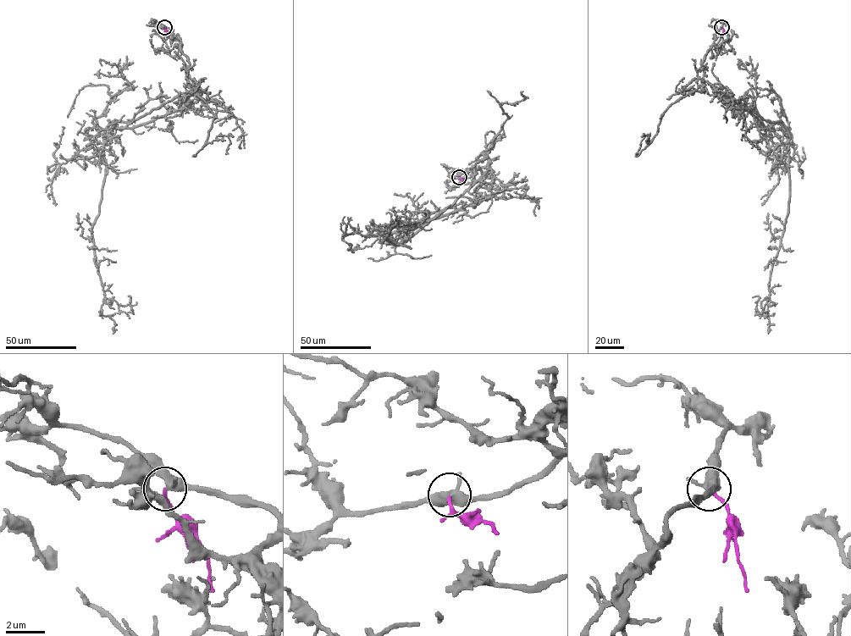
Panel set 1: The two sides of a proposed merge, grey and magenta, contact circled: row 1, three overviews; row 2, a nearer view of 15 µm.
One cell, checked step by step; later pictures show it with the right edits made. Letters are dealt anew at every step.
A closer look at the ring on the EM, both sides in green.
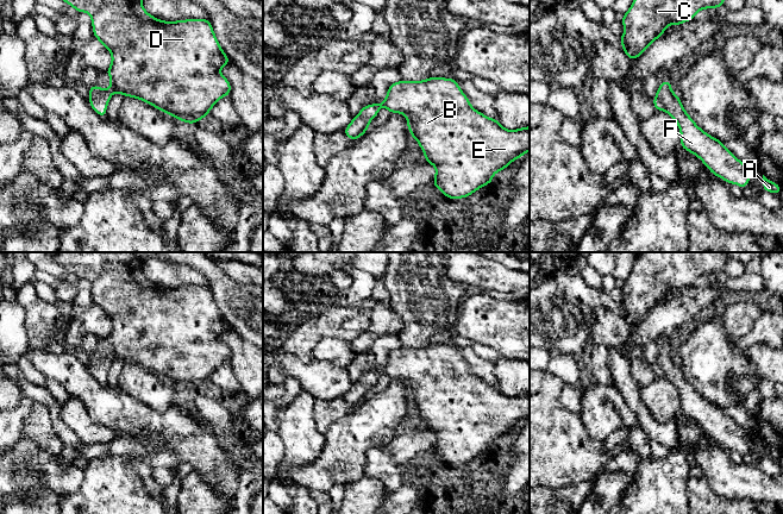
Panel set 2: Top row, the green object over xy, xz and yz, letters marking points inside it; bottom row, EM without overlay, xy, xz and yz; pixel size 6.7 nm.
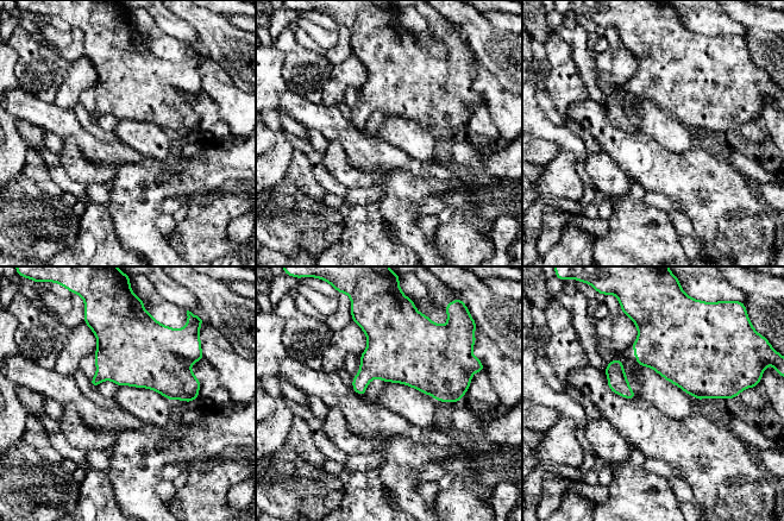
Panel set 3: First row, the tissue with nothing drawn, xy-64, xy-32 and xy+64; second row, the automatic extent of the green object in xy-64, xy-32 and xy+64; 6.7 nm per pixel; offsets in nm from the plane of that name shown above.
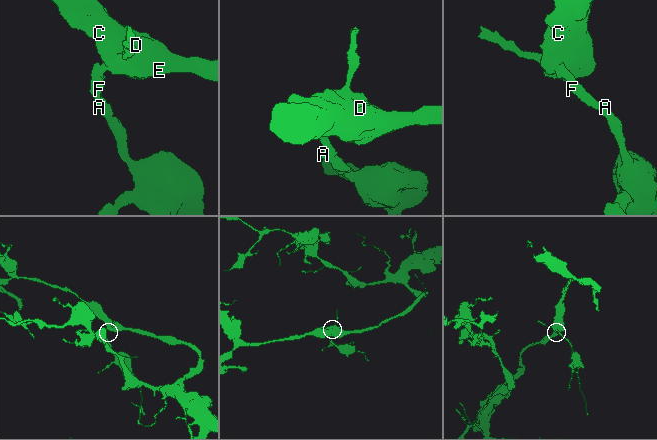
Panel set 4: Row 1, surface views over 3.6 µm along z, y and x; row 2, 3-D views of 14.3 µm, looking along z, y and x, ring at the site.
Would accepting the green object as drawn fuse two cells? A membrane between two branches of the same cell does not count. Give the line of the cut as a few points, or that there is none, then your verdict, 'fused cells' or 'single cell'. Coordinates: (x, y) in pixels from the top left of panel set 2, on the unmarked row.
no cut | single cell

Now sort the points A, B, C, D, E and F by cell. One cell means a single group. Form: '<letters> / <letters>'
A B C D E F

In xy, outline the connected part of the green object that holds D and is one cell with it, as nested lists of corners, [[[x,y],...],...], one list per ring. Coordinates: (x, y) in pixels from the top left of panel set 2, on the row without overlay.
[[[24,252],[25,258],[31,263],[36,264],[40,261],[50,261],[55,262],[58,265],[69,270],[73,275],[75,275],[79,280],[86,278],[92,283],[92,293],[93,300],[96,306],[101,308],[104,313],[108,315],[112,321],[112,330],[109,334],[106,337],[107,341],[111,344],[111,353],[107,356],[102,356],[99,352],[94,351],[89,357],[89,370],[90,374],[101,383],[106,383],[107,371],[113,359],[120,359],[124,363],[131,363],[139,365],[142,368],[148,369],[155,375],[178,386],[180,388],[184,388],[188,390],[194,390],[200,388],[203,383],[209,381],[209,377],[215,371],[218,366],[223,363],[228,363],[231,359],[231,350],[228,346],[220,340],[220,336],[226,332],[228,328],[232,328],[223,318],[219,307],[217,306],[212,290],[208,286],[187,286],[187,287],[177,287],[177,288],[164,288],[156,286],[151,281],[149,281],[143,274],[143,264],[144,259],[139,258],[134,252]]]

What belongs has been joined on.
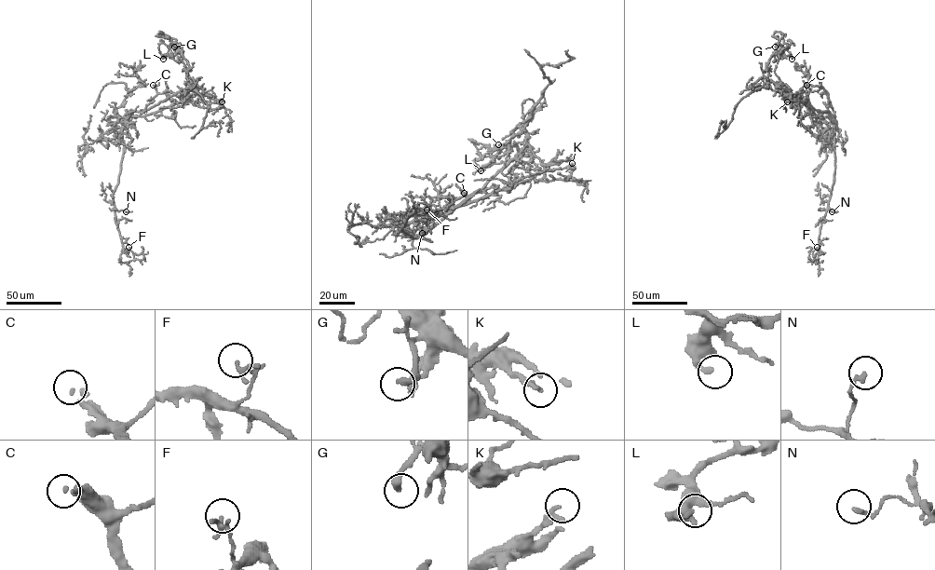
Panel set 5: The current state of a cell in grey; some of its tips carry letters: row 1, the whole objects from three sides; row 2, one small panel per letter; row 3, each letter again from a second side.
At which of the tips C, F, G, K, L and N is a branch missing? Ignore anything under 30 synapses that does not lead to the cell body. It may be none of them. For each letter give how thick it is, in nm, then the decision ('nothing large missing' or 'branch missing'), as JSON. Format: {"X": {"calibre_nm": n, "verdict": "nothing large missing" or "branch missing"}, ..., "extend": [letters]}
{"C": {"calibre_nm": 200, "verdict": "branch missing"}, "F": {"calibre_nm": 160, "verdict": "nothing large missing"}, "G": {"calibre_nm": 280, "verdict": "nothing large missing"}, "K": {"calibre_nm": 180, "verdict": "nothing large missing"}, "L": {"calibre_nm": 190, "verdict": "nothing large missing"}, "N": {"calibre_nm": 190, "verdict": "nothing large missing"}, "extend": ["C"]}

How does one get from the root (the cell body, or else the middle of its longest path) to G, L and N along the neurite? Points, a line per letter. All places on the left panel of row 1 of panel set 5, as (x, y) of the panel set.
G: (132, 111), (145, 111), (191, 88), (188, 61), (182, 47), (174, 47)
L: (132, 111), (145, 111), (193, 85), (188, 61), (181, 51), (163, 59)
N: (132, 111), (127, 115), (123, 121), (124, 153), (118, 183), (113, 194), (115, 207), (118, 211), (126, 211)

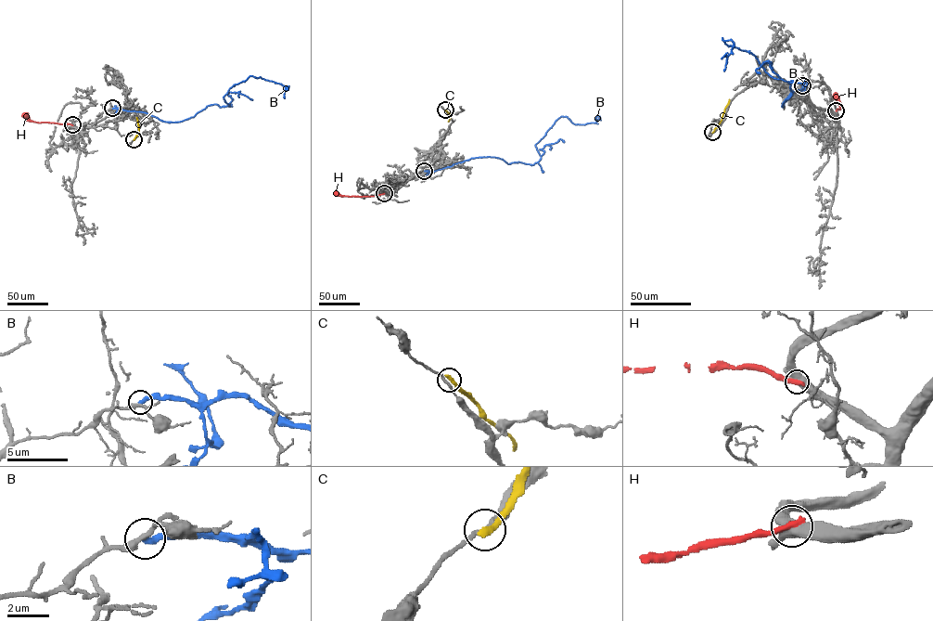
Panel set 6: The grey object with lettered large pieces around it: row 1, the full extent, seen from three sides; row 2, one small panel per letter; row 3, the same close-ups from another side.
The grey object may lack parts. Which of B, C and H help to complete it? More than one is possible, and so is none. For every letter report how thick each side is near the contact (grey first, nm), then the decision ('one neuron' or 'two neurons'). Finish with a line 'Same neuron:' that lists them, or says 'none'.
B: calibres 220 and 320 nm; two neurons
C: calibres 190 and 320 nm; two neurons
H: calibres 480 and 420 nm; two neurons
Same neuron: none

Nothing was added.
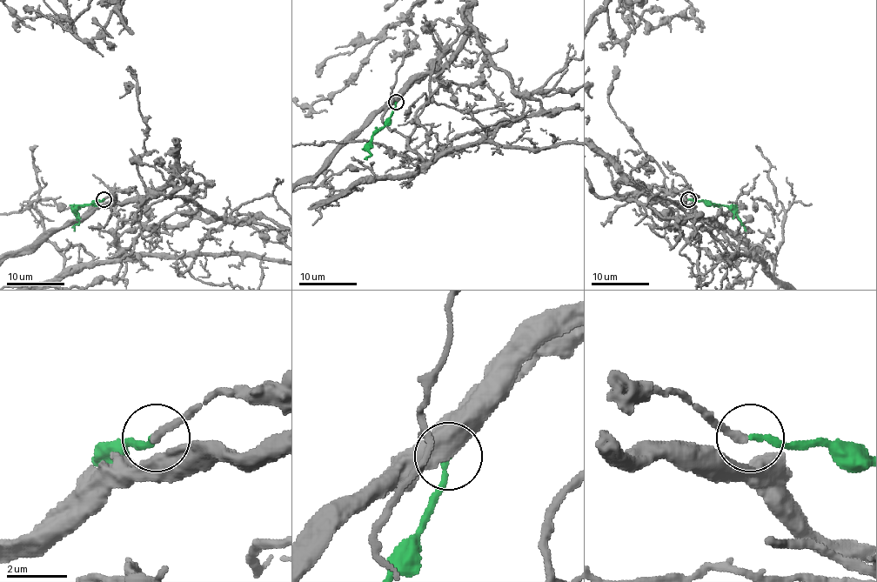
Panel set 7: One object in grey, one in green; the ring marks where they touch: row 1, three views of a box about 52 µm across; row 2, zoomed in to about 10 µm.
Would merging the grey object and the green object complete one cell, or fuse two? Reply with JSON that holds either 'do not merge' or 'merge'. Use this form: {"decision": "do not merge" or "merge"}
{"decision": "merge"}

